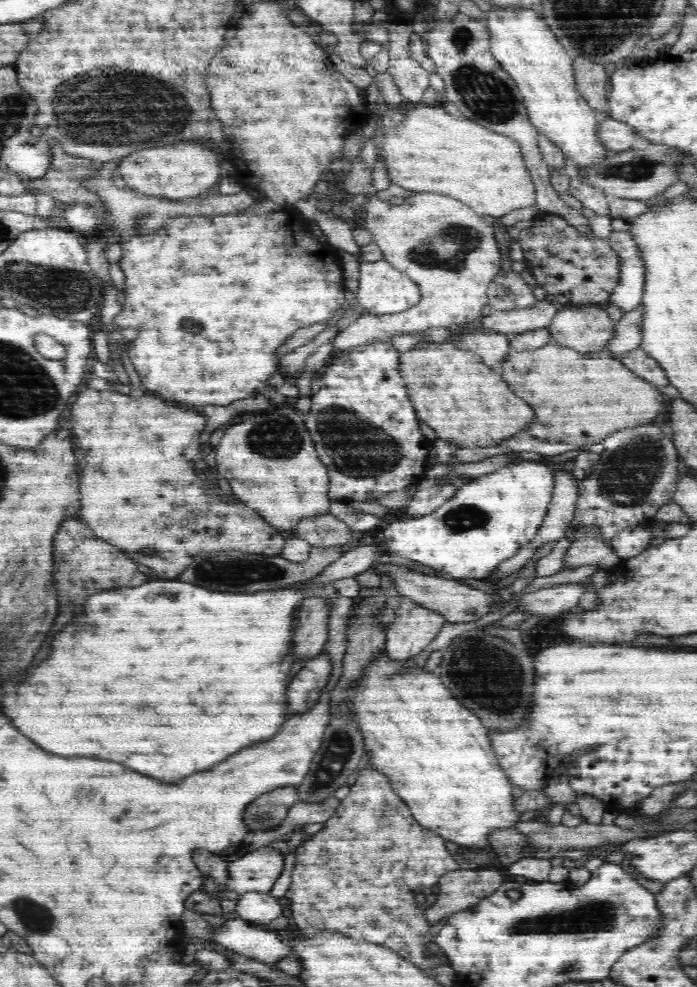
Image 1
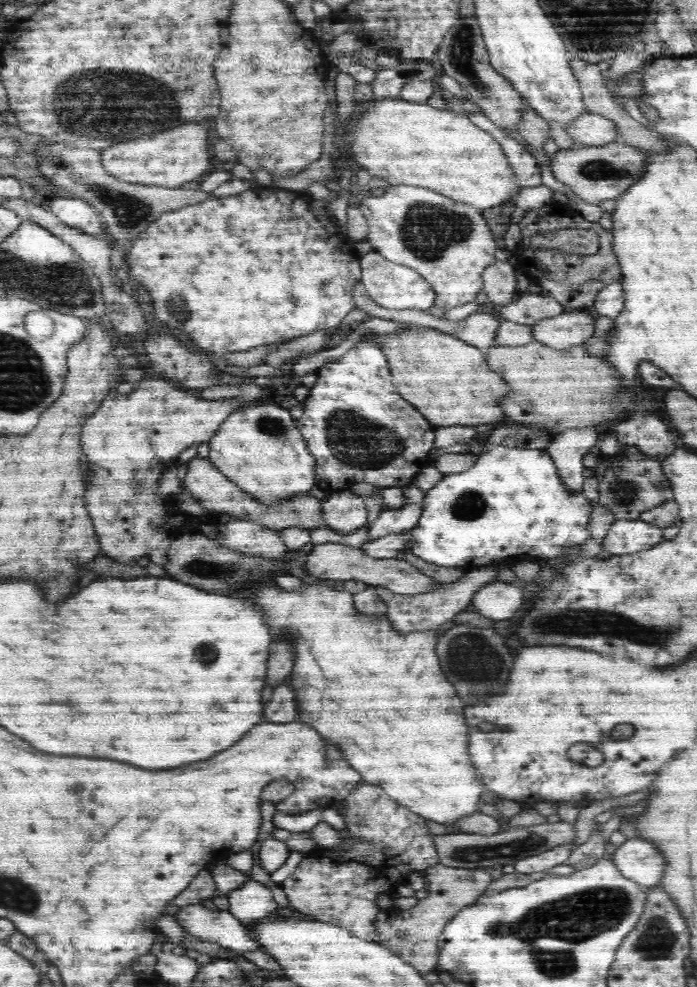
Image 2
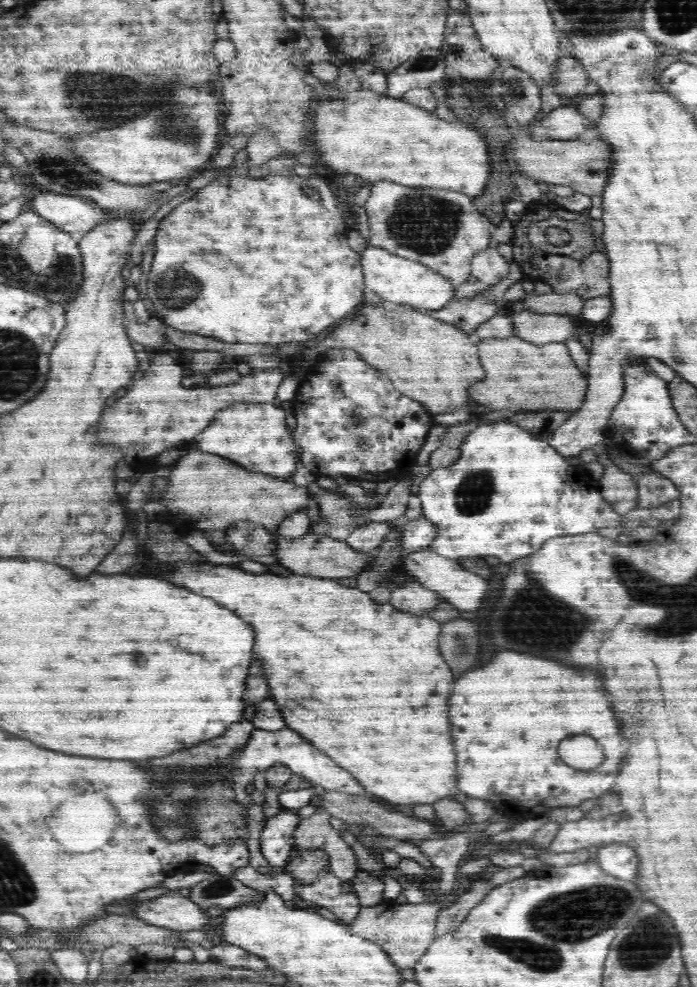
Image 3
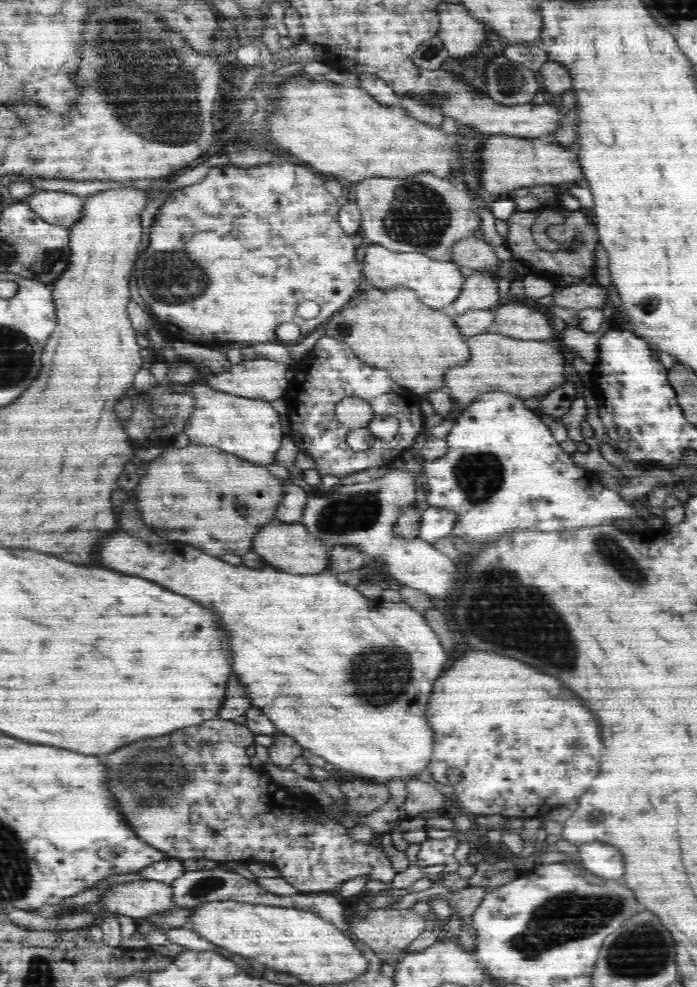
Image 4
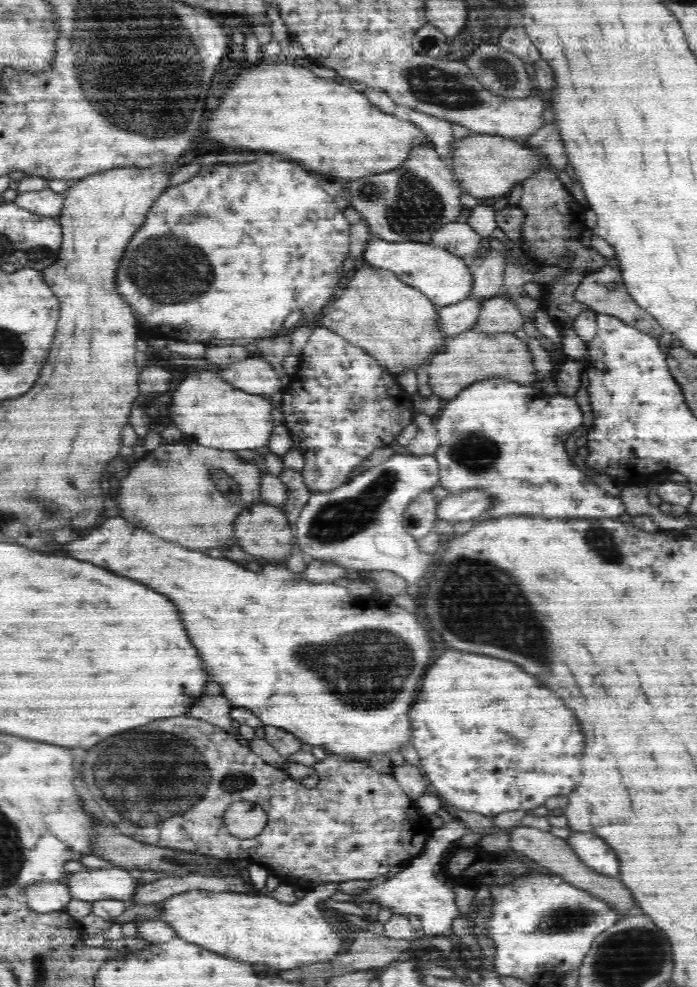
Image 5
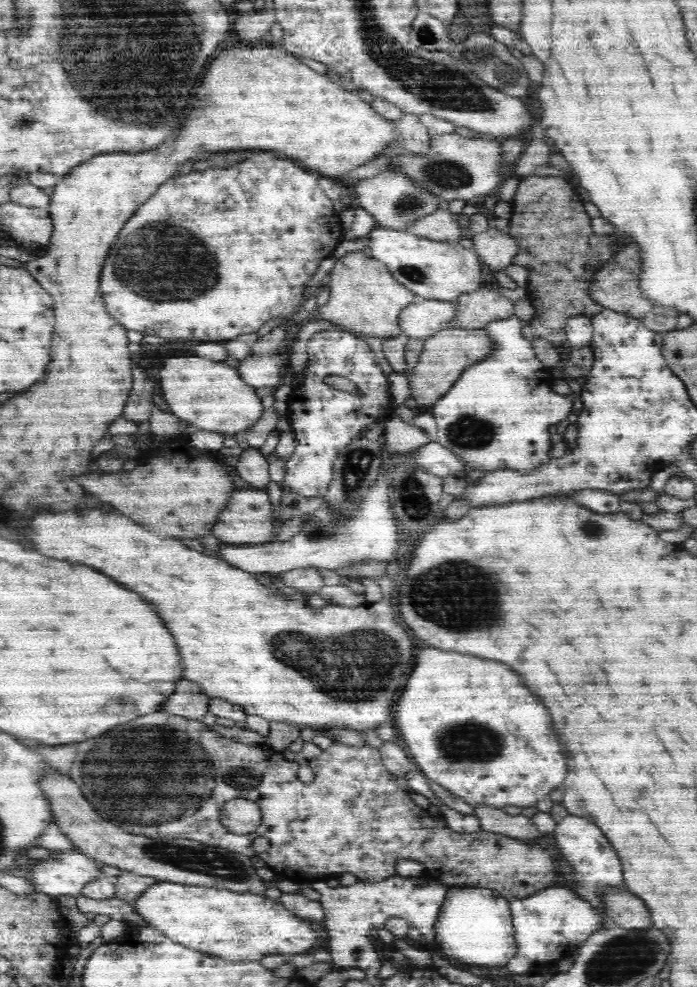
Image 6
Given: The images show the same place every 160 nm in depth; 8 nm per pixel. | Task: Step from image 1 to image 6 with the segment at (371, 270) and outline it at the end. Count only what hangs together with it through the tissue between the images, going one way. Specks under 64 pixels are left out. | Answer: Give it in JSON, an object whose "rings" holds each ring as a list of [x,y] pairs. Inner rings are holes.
{"rings":[[[376,226],[367,239],[368,255],[381,260],[392,277],[417,297],[450,301],[460,292],[480,288],[481,257],[474,248],[464,248],[459,241],[436,241],[381,226]]]}

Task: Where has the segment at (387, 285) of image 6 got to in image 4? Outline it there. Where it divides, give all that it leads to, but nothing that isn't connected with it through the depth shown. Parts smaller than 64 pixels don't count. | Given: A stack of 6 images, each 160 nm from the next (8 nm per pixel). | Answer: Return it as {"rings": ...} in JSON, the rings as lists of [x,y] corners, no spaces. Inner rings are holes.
{"rings":[[[396,284],[387,289],[366,286],[362,294],[351,299],[325,323],[326,337],[334,337],[351,346],[362,361],[389,372],[398,386],[418,399],[427,398],[434,390],[445,390],[443,372],[450,366],[465,363],[466,340],[454,320],[440,309],[430,308],[417,292]],[[360,328],[392,328],[392,330],[360,330]]]}

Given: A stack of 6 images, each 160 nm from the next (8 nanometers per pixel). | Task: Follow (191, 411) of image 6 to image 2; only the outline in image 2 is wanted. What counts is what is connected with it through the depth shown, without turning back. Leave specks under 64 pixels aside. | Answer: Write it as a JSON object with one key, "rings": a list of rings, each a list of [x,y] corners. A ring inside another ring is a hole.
{"rings":[[[280,404],[278,406],[252,406],[246,410],[237,410],[230,413],[226,420],[210,438],[209,457],[212,464],[218,468],[234,484],[250,492],[258,501],[266,505],[281,503],[282,499],[293,495],[296,492],[308,492],[317,483],[314,472],[314,458],[311,458],[310,451],[306,448],[306,440],[296,426],[297,421],[292,417],[290,411]]]}

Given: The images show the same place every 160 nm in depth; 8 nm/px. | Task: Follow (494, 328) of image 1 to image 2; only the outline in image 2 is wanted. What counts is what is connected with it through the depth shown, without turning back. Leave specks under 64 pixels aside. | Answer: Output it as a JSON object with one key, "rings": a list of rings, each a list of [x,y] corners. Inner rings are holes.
{"rings":[[[535,288],[518,295],[510,304],[503,305],[499,312],[503,320],[530,326],[540,318],[556,316],[557,311],[560,309],[553,298]]]}

